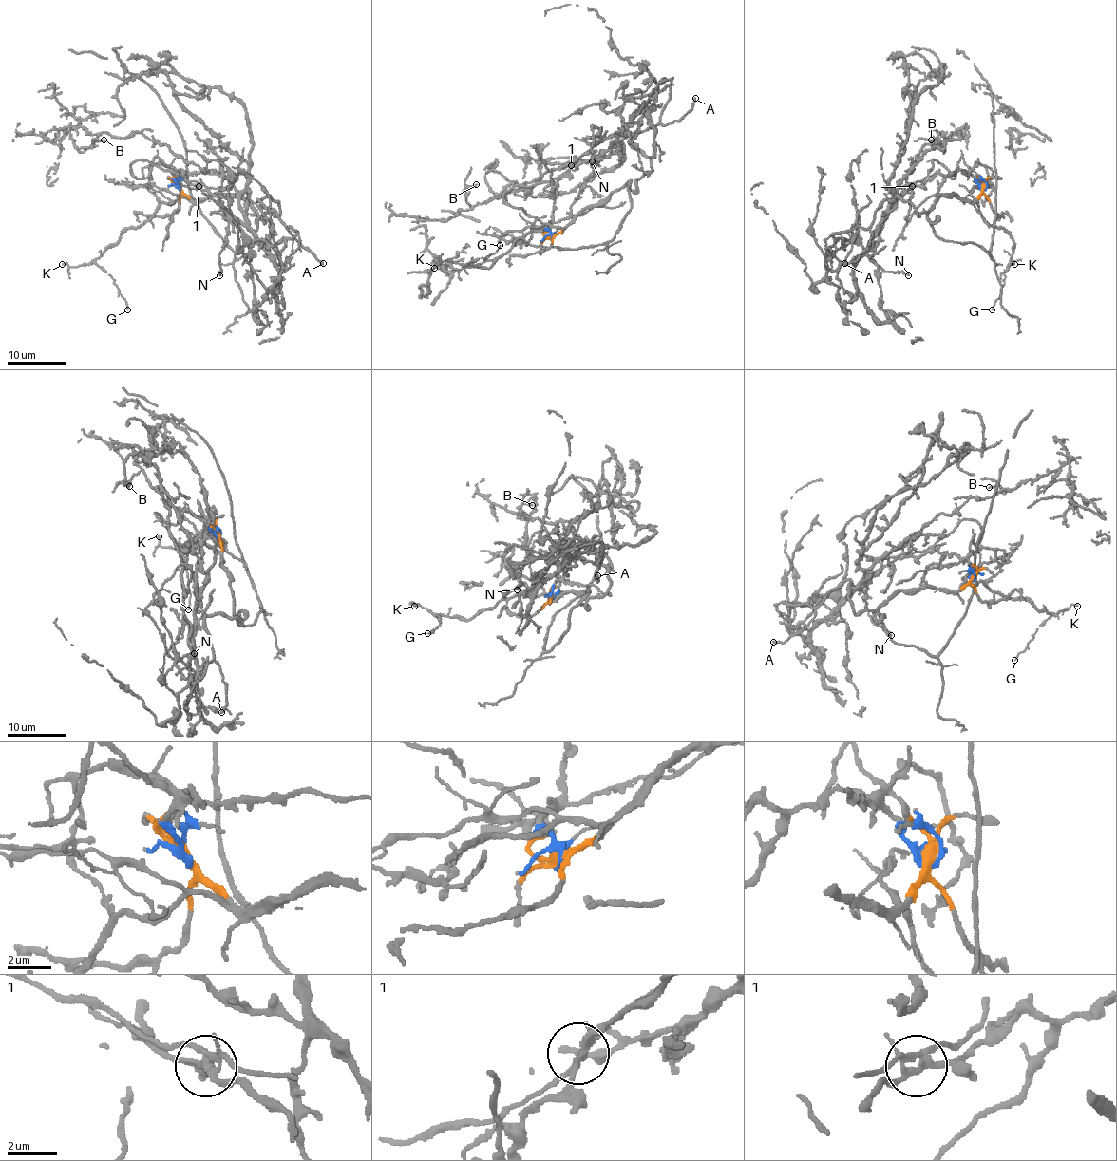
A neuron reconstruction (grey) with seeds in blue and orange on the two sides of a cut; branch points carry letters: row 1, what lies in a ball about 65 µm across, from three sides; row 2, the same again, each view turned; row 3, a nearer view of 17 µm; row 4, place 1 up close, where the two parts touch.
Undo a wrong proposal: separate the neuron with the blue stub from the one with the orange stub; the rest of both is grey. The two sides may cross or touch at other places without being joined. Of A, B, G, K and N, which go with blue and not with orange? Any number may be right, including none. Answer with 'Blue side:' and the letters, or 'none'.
Blue side: B, N

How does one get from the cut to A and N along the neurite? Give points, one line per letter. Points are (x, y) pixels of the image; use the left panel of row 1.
A: (179, 187), (194, 200), (236, 195), (263, 223), (267, 213), (279, 214), (267, 196), (257, 200), (323, 264)
N: (179, 189), (175, 176), (180, 170), (192, 184), (218, 199), (228, 215), (218, 275)

